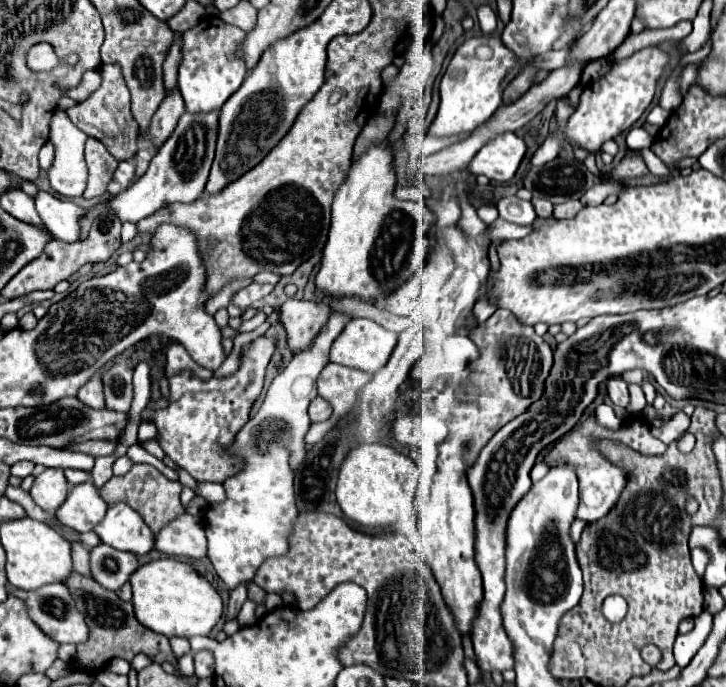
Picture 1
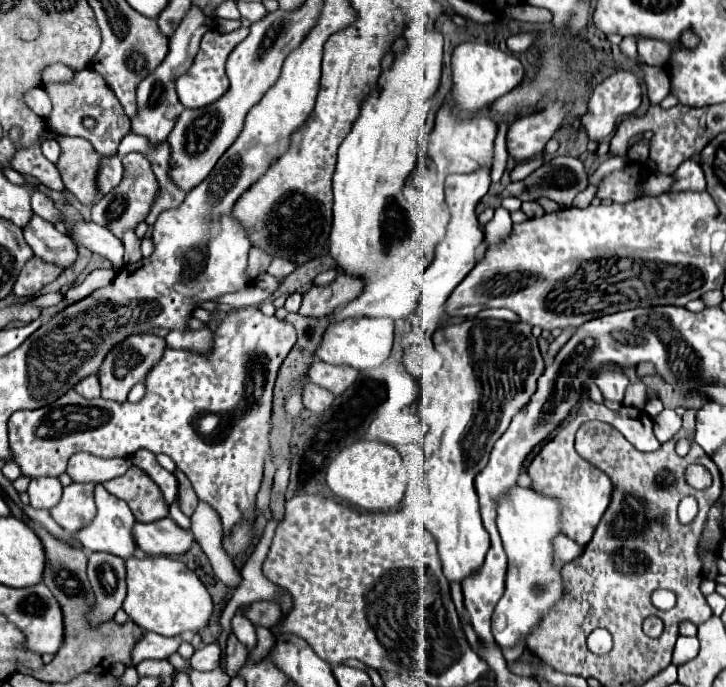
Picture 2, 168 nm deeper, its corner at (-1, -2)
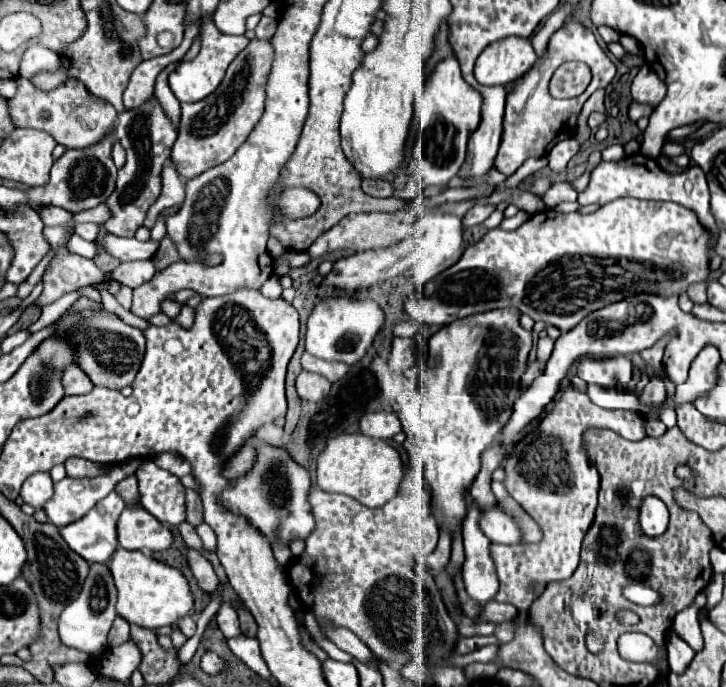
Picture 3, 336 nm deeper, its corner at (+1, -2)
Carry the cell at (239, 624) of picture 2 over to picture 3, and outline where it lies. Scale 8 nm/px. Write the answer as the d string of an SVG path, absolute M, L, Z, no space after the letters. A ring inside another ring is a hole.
M227 603L221 605L221 609L217 613L217 623L219 623L221 633L225 633L225 635L237 635L237 633L241 633L239 631L239 617L237 617L237 613L235 613L233 607L227 607Z

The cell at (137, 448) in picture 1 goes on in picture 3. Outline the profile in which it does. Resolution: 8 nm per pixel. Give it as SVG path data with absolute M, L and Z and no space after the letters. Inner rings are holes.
M201 523L201 525L197 525L197 527L195 527L195 531L197 531L197 535L201 537L201 541L205 541L205 547L209 547L211 551L215 551L215 543L217 543L217 537L215 537L213 529L211 529L209 525Z

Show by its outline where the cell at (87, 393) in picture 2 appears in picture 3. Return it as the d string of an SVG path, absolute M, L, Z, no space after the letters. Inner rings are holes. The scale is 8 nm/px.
M73 365L73 367L65 369L63 387L65 387L65 395L85 395L85 393L93 391L95 385L91 383L91 379L85 375L83 369Z

